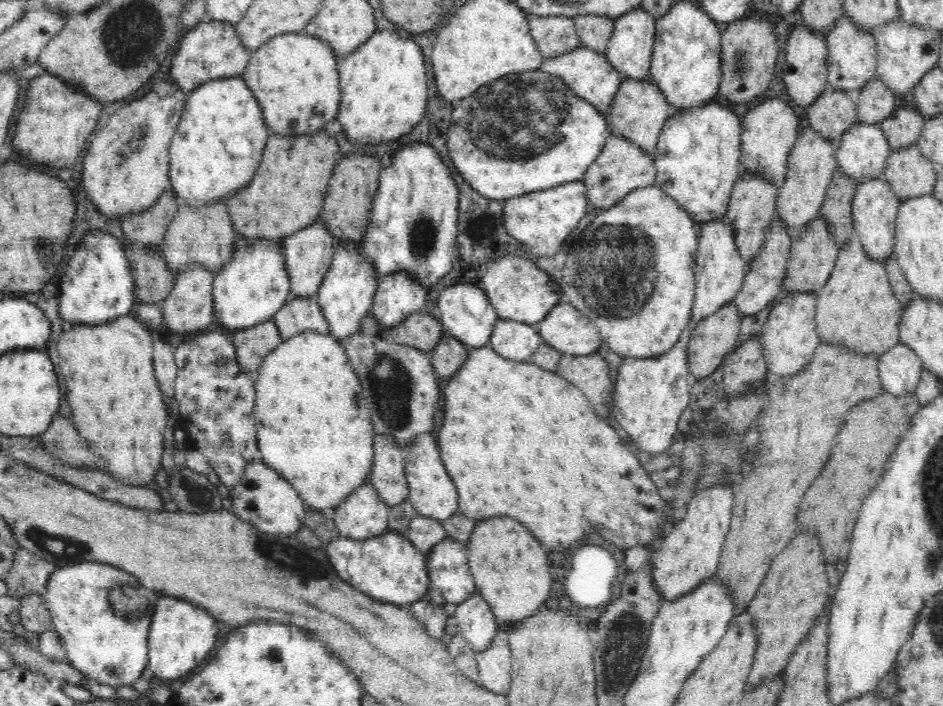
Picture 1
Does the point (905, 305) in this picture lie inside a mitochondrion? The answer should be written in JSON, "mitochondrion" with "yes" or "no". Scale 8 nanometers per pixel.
{"mitochondrion":"no"}

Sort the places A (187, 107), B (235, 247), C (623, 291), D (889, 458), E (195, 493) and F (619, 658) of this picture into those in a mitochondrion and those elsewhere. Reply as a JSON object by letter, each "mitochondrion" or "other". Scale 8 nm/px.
{"A":"other","B":"other","C":"mitochondrion","D":"other","E":"mitochondrion","F":"mitochondrion"}

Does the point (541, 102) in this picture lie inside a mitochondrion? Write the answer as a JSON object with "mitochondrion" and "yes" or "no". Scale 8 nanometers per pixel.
{"mitochondrion":"yes"}

